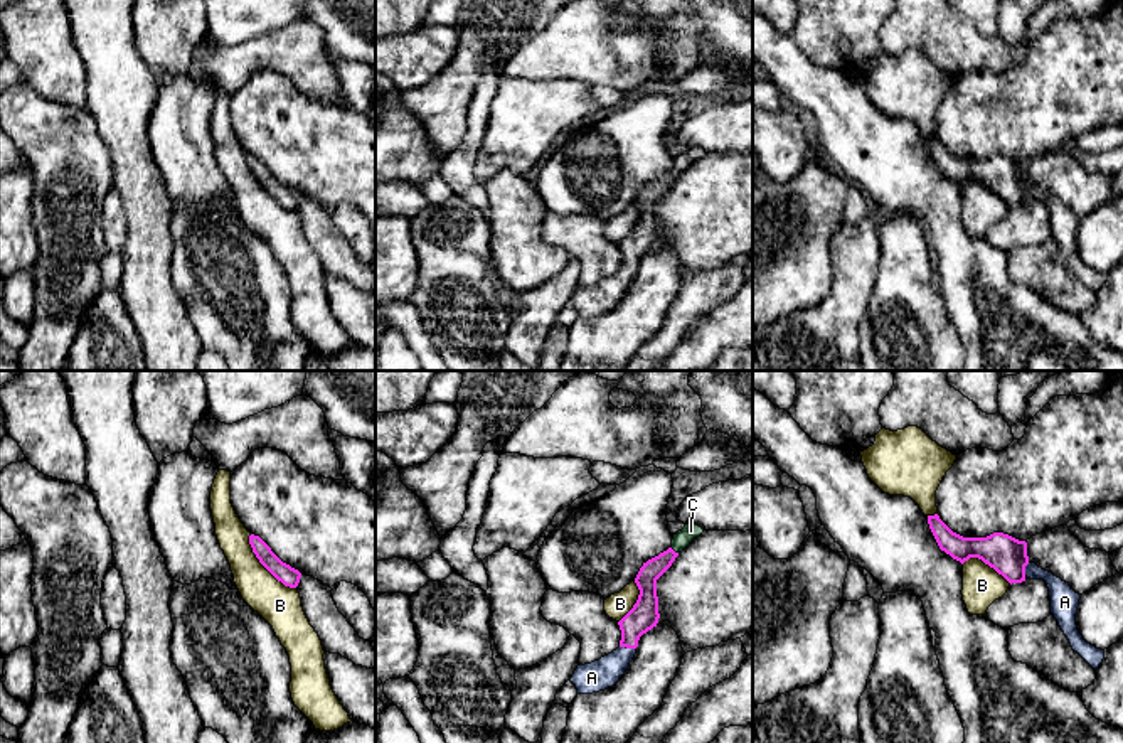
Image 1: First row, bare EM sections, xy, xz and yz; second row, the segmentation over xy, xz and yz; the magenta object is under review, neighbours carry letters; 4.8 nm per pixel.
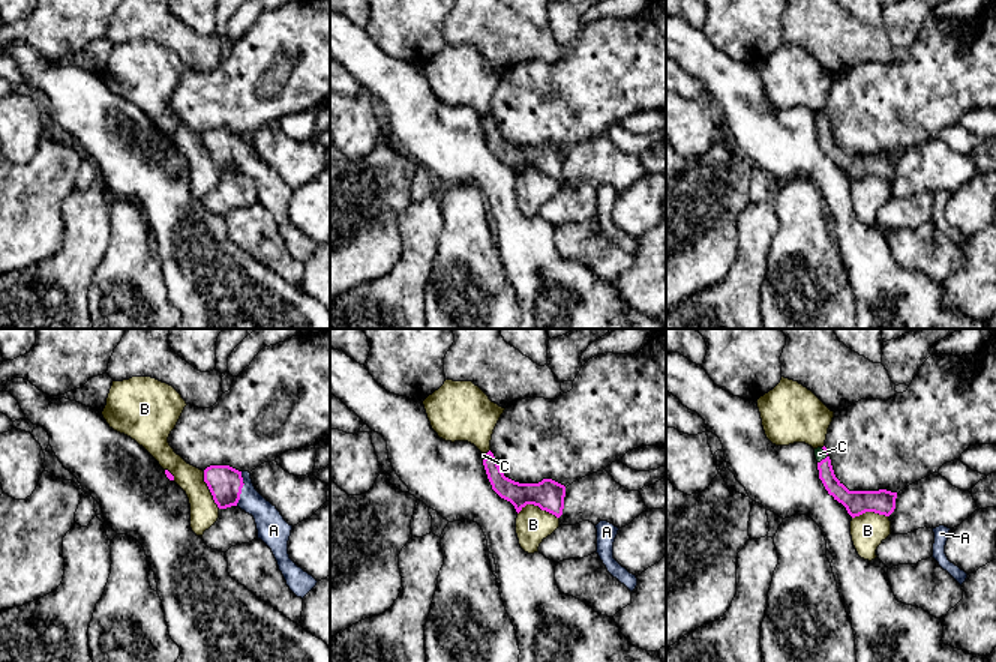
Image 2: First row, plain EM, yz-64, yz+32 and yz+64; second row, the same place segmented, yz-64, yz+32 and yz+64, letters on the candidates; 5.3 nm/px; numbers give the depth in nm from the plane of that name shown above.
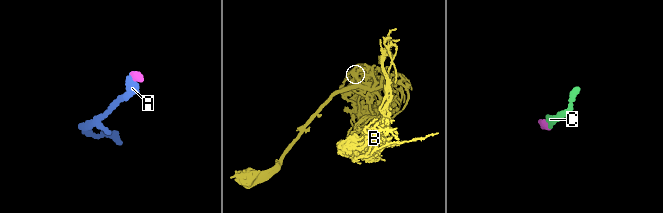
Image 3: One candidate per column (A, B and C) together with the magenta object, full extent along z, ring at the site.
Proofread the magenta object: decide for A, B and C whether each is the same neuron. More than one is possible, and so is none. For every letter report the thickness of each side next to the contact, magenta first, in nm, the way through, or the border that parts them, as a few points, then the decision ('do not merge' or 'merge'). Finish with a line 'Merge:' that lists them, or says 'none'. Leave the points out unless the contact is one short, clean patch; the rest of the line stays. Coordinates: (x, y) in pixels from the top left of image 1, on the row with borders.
A: 140 nm thick on the magenta side, 140 nm on the other; runs through xz (643, 615), (632, 627), (628, 647), (601, 674), (591, 678); merge
B: 90 nm thick on the magenta side, 200 nm on the other; do not merge
C: 100 nm thick on the magenta side, 80 nm on the other; runs through xz (652, 570), (672, 550), (691, 531); merge
Merge: A, C

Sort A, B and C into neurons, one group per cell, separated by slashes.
A C / B

